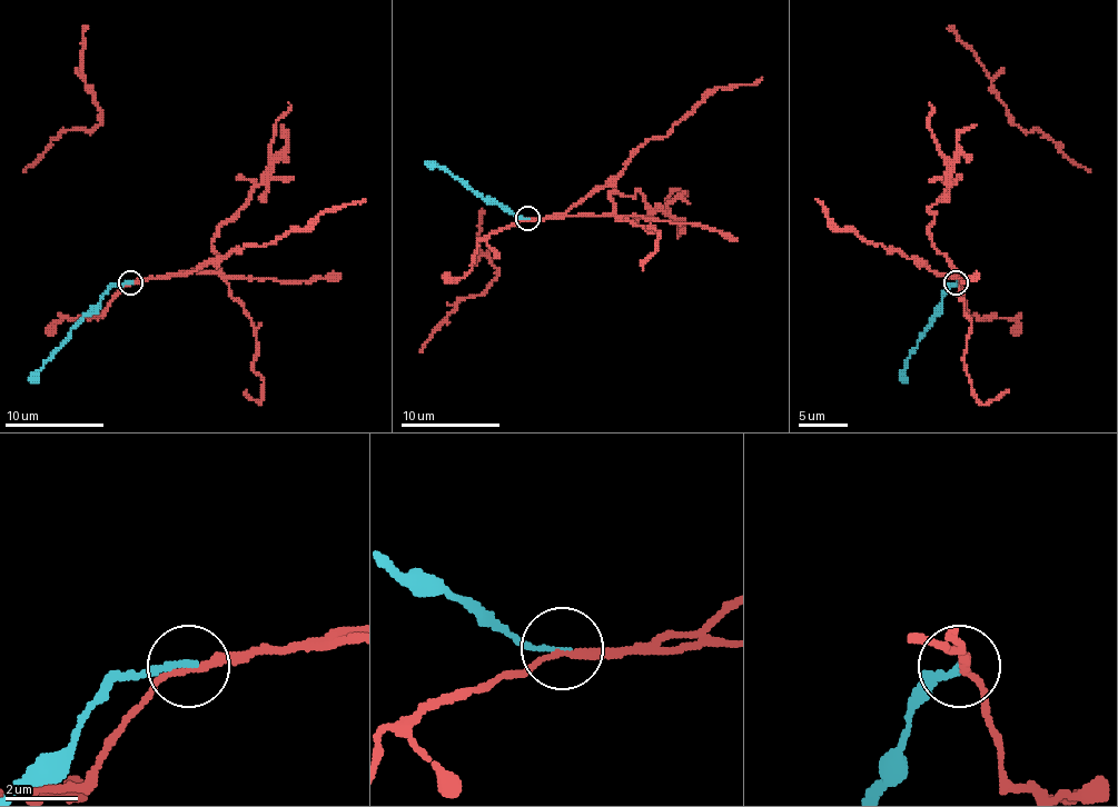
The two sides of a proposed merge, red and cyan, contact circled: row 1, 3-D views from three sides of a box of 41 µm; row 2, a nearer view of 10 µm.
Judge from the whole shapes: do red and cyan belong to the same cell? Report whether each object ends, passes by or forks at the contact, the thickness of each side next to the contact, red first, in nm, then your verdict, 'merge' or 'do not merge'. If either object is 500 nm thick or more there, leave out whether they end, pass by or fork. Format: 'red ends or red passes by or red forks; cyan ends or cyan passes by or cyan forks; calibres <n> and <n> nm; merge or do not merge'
red passes by; cyan ends; calibres 180 and 180 nm; do not merge

